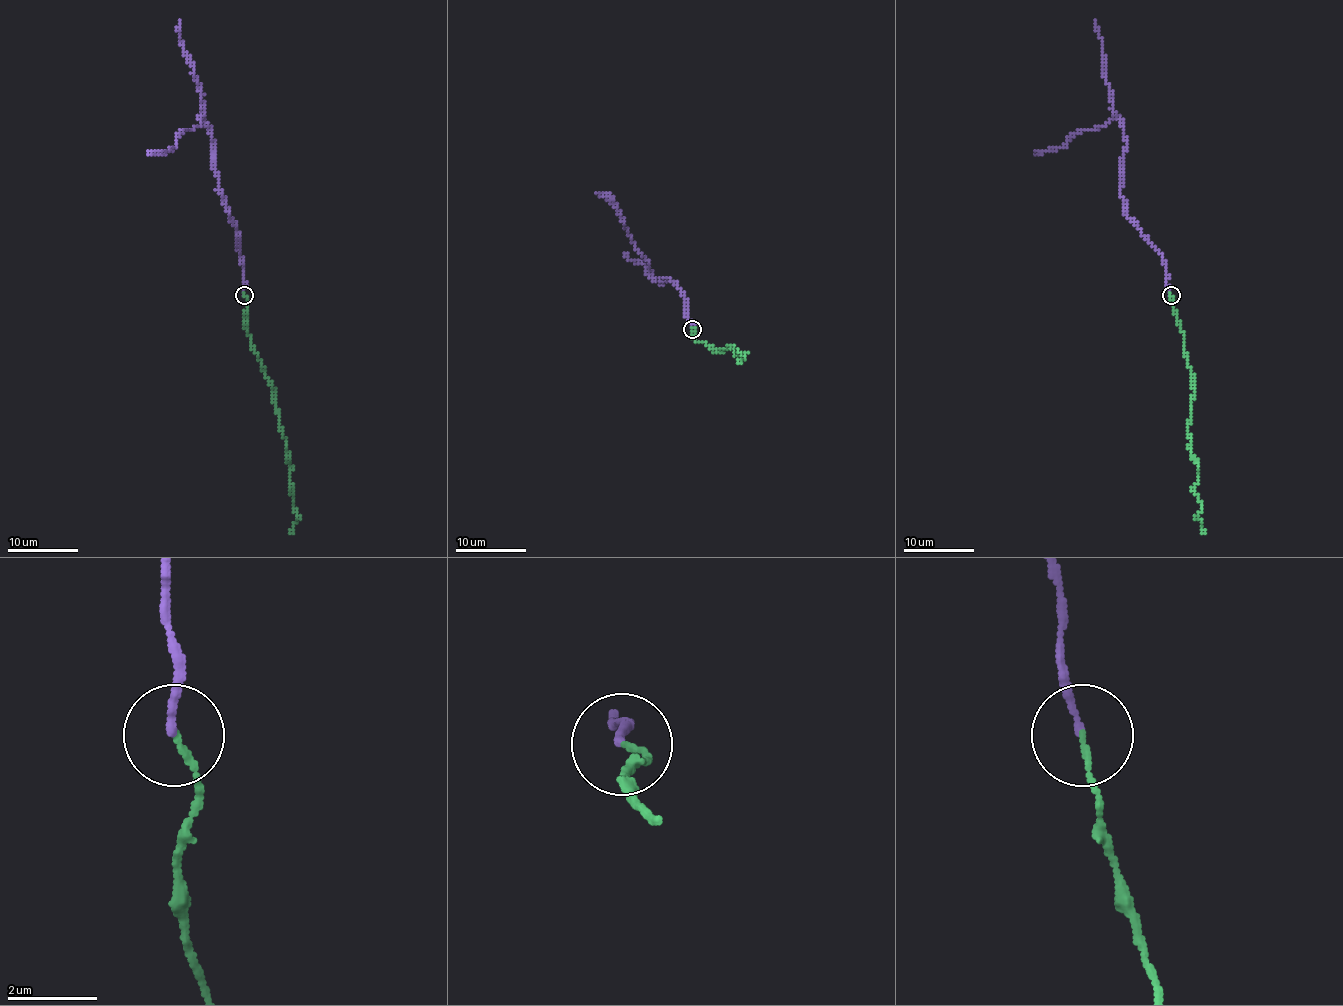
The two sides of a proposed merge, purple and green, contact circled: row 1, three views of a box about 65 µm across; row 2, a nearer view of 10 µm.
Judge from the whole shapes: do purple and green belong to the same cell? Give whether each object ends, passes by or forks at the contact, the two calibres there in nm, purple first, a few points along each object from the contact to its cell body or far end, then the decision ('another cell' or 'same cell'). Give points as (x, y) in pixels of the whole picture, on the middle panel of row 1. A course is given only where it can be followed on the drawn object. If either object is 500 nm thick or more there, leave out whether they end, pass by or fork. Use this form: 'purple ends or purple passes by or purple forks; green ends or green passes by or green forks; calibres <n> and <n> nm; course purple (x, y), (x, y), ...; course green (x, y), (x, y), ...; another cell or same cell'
purple ends; green ends; calibres 180 and 130 nm; course purple (692, 328), (687, 300), (678, 286), (671, 279), (664, 279), (660, 284), (653, 281), (622, 215), (597, 192); course green (692, 328), (698, 341), (721, 351), (735, 348), (738, 357), (738, 351), (744, 357), (736, 362); same cell

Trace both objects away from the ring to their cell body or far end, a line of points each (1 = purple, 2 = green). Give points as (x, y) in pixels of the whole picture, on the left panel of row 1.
1: (244, 295), (239, 233), (223, 196), (212, 138), (202, 117), (198, 125), (181, 134), (174, 148), (149, 154)
2: (244, 295), (250, 343), (273, 389), (290, 465), (296, 520), (288, 534)

